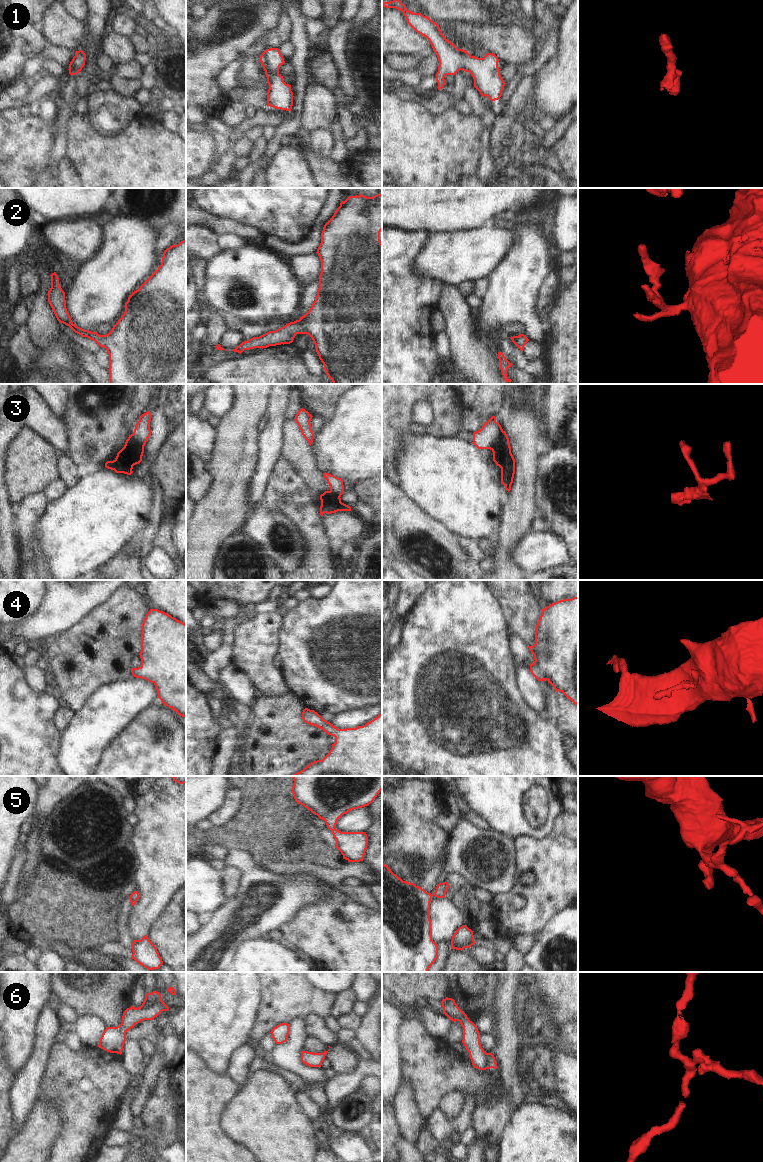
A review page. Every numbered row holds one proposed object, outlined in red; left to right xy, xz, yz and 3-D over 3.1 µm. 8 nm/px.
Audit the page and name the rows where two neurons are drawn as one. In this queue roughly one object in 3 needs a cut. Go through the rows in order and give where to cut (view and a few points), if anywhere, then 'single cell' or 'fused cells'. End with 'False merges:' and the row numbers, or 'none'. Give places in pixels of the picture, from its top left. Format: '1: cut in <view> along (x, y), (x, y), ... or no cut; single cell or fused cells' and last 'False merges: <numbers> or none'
1: no cut; single cell
2: no cut; single cell
3: cut in yz along (503, 431), (490, 449); fused cells
4: no cut; single cell
5: no cut; single cell
6: no cut; single cell
False merges: 3

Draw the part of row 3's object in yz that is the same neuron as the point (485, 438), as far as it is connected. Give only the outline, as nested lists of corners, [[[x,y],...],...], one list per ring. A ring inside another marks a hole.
[[[492,416],[482,428],[473,433],[473,444],[478,449],[492,449],[494,444],[498,441],[503,429],[496,421],[496,417]]]

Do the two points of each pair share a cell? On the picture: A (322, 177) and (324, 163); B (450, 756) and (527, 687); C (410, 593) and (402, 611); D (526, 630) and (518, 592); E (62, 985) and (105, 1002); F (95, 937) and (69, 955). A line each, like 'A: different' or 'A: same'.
A: same
B: different
C: same
D: same
E: same
F: different

